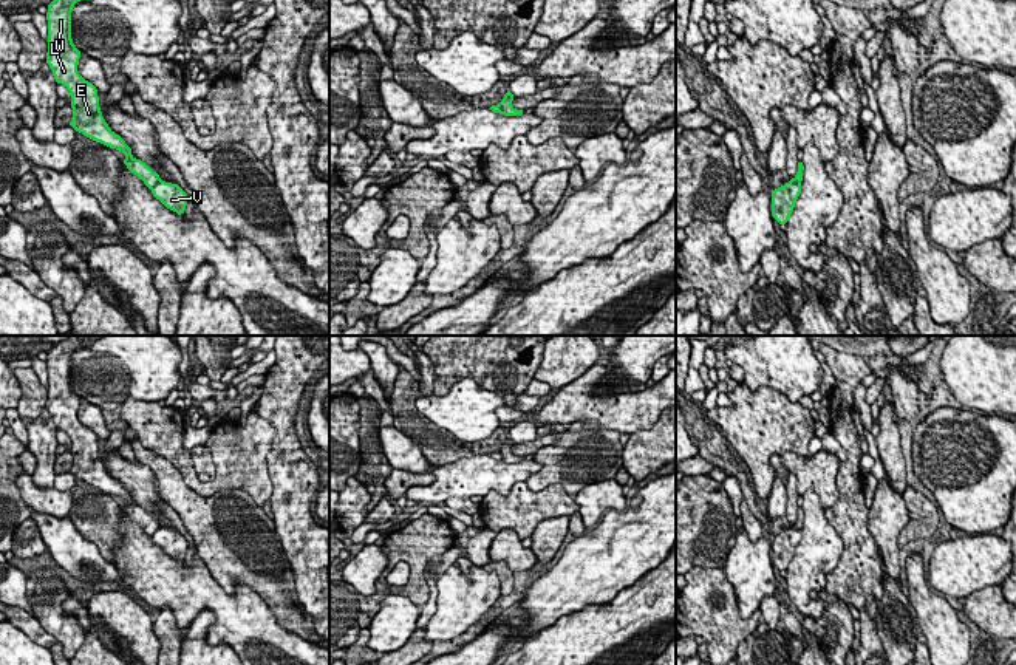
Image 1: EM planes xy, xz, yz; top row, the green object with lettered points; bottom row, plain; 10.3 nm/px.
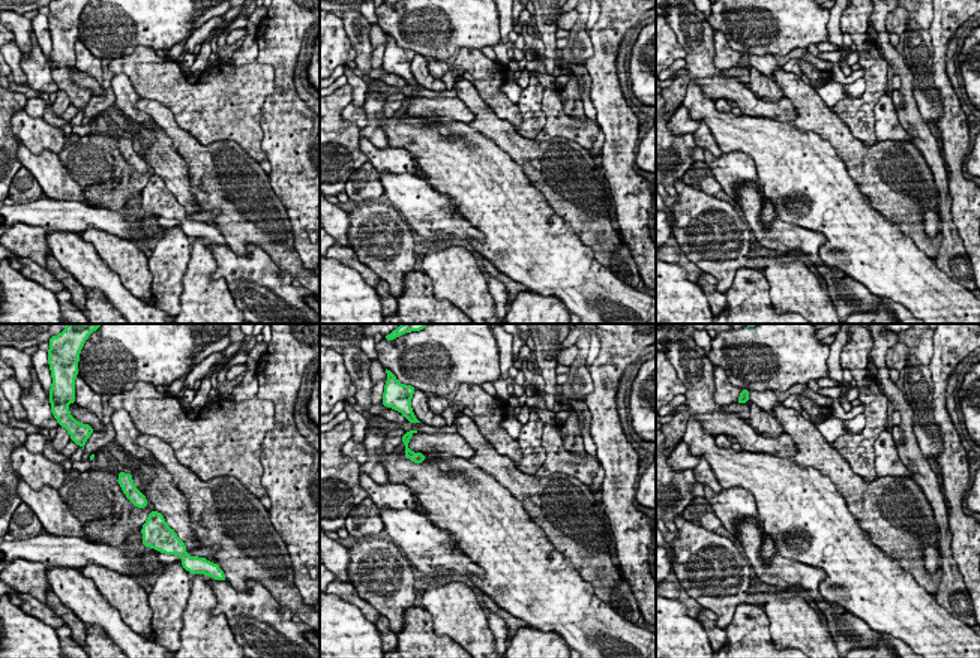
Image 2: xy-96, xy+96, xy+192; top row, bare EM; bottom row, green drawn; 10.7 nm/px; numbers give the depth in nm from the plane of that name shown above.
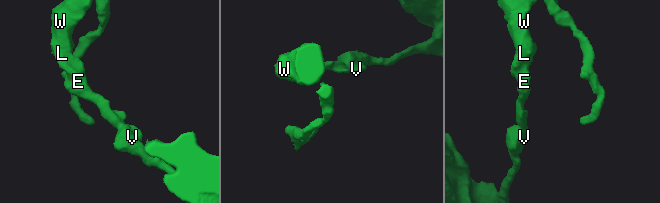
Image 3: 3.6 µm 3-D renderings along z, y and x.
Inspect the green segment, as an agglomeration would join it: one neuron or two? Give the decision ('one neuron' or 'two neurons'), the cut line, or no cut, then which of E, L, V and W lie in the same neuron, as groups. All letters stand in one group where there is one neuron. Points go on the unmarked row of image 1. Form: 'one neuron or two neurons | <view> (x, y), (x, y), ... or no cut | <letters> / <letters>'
two neurons | yz (790, 526), (800, 531) | E L W / V

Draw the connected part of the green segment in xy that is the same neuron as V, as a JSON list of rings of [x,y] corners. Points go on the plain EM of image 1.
[[[162,526],[152,535],[153,543],[159,546],[167,555],[182,561],[187,552],[187,540],[178,532]]]

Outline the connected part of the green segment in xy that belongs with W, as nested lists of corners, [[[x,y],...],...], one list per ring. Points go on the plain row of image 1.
[[[70,336],[48,351],[48,399],[45,407],[56,428],[65,431],[71,441],[73,466],[70,473],[96,489],[121,496],[127,503],[122,510],[148,535],[153,535],[159,529],[159,521],[141,506],[135,506],[125,487],[110,476],[101,459],[96,433],[77,419],[80,397],[71,387],[71,357],[76,348],[90,346],[102,337],[105,336]]]

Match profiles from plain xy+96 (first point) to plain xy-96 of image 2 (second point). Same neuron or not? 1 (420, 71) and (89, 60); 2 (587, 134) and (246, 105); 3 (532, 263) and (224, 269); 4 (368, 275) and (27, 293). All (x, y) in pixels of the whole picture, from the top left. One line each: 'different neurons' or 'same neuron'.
1: same neuron
2: same neuron
3: same neuron
4: different neurons

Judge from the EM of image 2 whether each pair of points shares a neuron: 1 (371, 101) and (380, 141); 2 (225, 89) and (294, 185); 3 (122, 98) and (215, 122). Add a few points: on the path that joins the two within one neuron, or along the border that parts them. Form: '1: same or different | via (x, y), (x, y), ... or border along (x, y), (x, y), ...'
1: same | via (372, 111), (372, 131)
2: different | border along (261, 104), (261, 150), (267, 159)
3: different | border along (113, 74), (123, 74), (140, 96)

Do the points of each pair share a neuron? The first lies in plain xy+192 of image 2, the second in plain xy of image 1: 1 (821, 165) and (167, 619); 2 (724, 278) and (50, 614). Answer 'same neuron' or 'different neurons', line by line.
1: different neurons
2: same neuron

